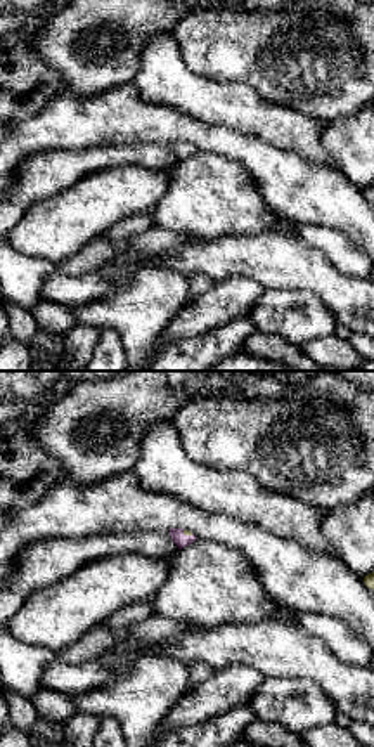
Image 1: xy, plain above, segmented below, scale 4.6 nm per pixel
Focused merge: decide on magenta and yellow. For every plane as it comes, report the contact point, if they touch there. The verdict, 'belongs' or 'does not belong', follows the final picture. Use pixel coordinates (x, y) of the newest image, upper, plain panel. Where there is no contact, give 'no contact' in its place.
(187, 148)

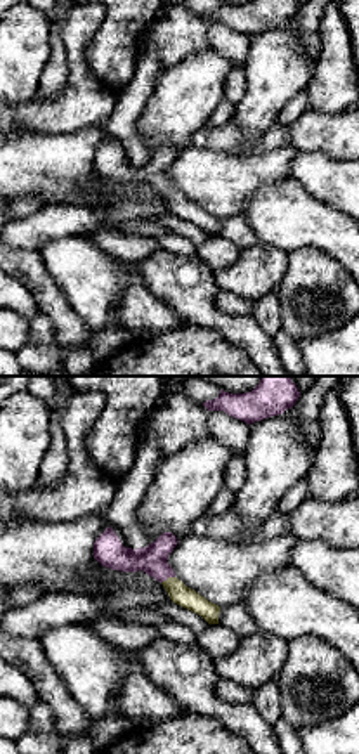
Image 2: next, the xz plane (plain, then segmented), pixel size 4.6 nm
(167, 189)

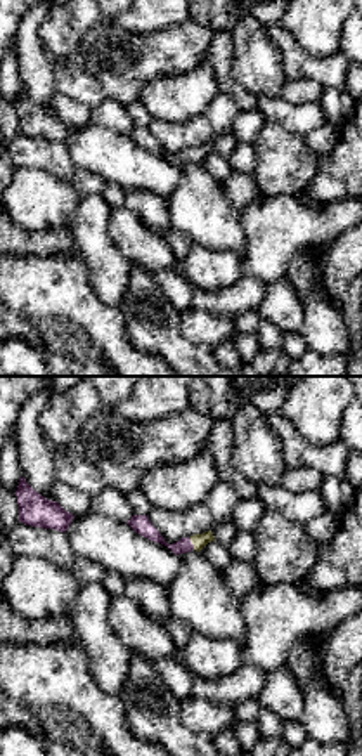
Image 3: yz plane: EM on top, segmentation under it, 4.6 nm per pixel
(191, 155)

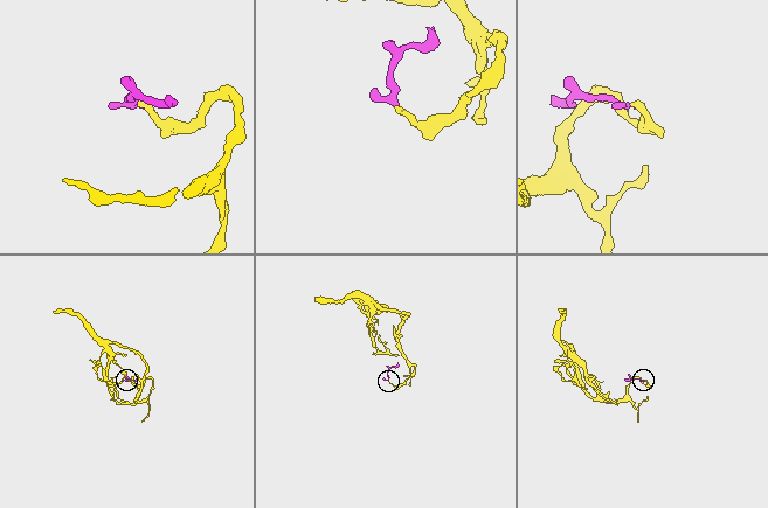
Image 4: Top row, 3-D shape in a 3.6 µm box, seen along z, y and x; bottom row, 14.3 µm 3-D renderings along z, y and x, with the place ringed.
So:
belongs

